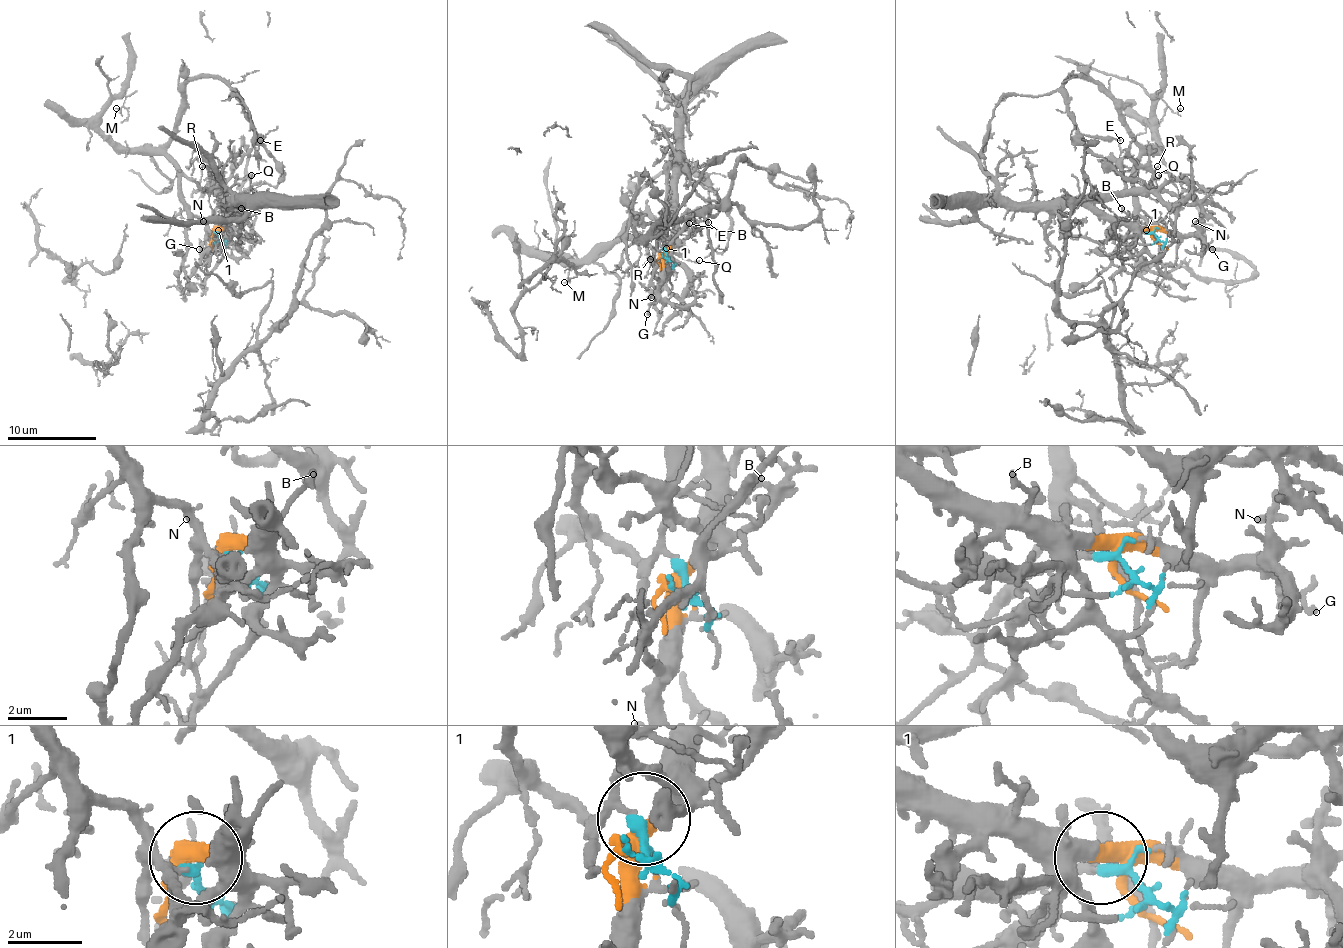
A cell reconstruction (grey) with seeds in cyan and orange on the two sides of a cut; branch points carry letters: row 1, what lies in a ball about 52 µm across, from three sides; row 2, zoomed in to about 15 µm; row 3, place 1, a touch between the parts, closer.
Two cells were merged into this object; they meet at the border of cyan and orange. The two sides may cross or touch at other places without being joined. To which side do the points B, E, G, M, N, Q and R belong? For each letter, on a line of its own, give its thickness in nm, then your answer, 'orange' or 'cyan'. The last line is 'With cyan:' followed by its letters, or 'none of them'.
B: 190 nm | orange
E: 140 nm | cyan
G: 130 nm | orange
M: 140 nm | cyan
N: 190 nm | orange
Q: 140 nm | orange
R: 100 nm | cyan
With cyan: E, M, R

